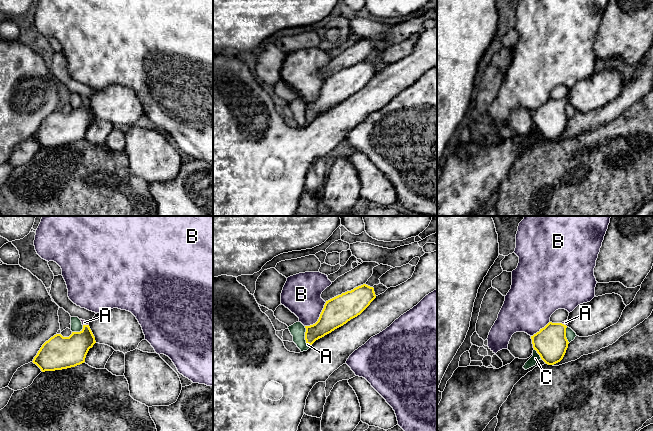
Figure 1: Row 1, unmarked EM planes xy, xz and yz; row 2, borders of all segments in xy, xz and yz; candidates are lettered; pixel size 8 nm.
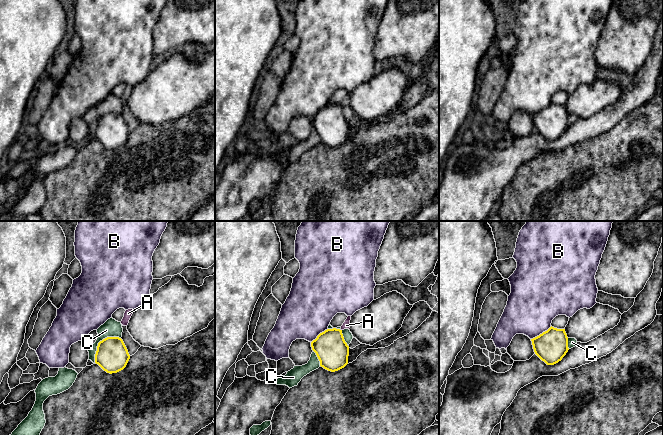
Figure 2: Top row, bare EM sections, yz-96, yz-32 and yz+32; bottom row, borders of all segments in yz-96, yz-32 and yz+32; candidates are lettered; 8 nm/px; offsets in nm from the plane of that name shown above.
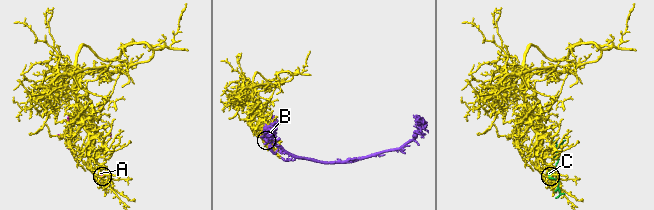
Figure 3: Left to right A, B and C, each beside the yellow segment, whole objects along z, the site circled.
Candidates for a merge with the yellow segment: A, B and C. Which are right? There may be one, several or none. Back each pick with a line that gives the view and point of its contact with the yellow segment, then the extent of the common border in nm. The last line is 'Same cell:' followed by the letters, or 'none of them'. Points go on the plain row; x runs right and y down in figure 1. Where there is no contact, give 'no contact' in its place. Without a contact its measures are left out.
Same cell: none of them

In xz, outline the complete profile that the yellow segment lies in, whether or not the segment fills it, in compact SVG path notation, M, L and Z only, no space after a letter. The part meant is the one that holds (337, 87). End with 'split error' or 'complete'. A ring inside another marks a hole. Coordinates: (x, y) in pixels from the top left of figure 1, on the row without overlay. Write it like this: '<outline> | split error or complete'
M363 60L326 77L318 97L305 102L306 119L312 121L319 114L357 93L375 74L374 64Z | complete

